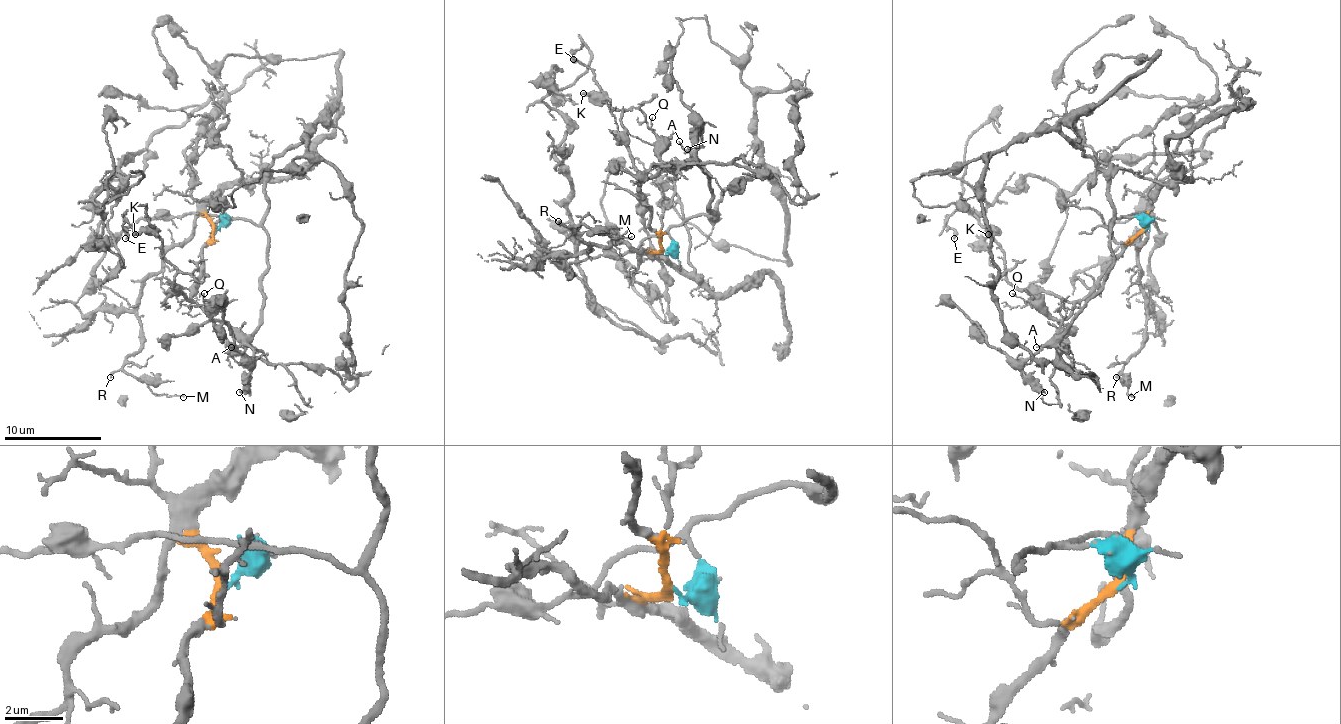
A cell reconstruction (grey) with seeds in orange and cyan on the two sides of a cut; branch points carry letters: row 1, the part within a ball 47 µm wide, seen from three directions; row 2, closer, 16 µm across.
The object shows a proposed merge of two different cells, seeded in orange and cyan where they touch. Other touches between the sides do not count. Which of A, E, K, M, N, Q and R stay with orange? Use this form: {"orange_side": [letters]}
{"orange_side": ["E", "K", "M", "R"]}

